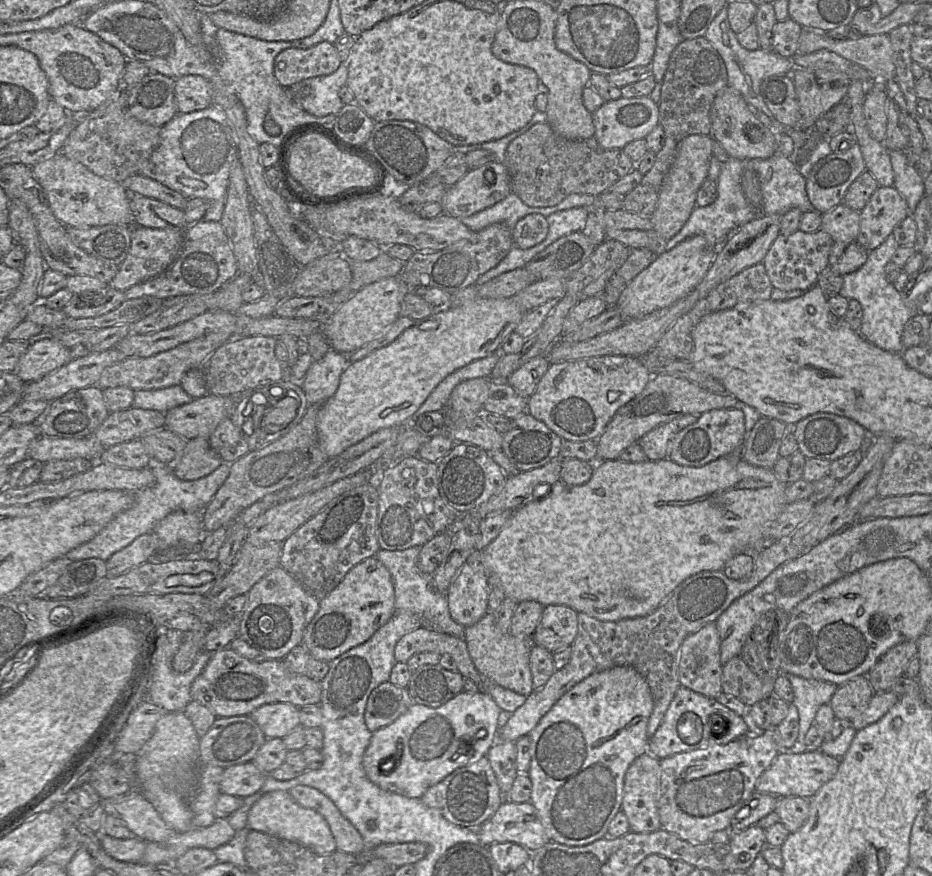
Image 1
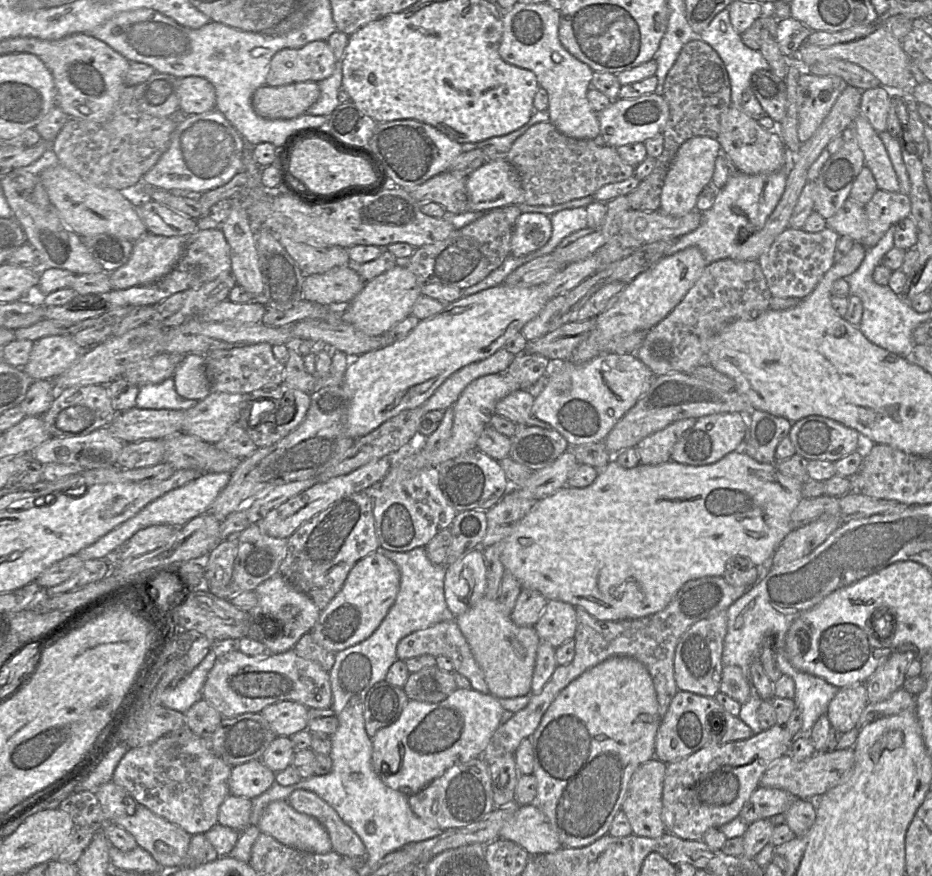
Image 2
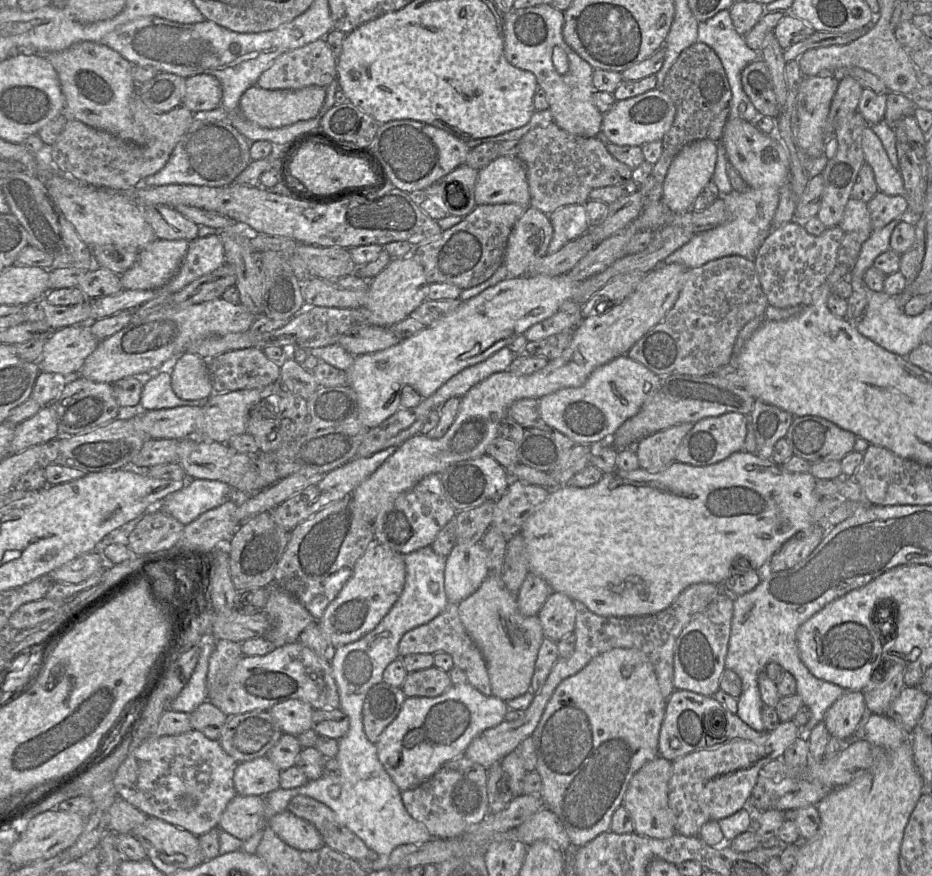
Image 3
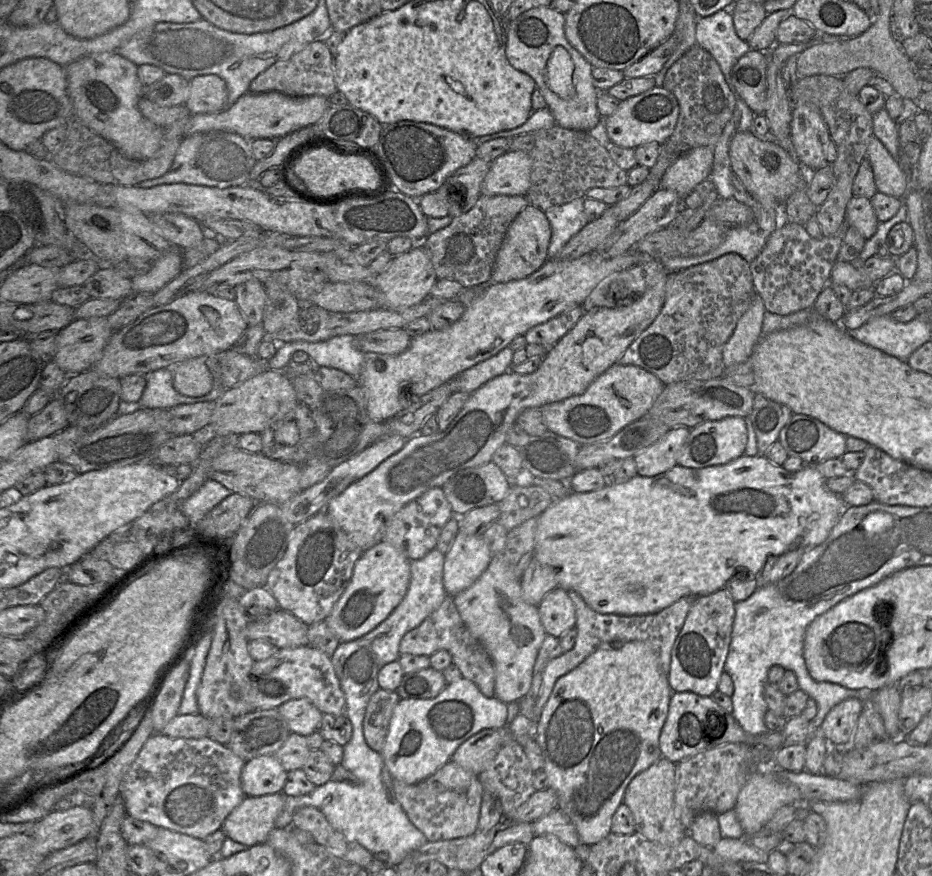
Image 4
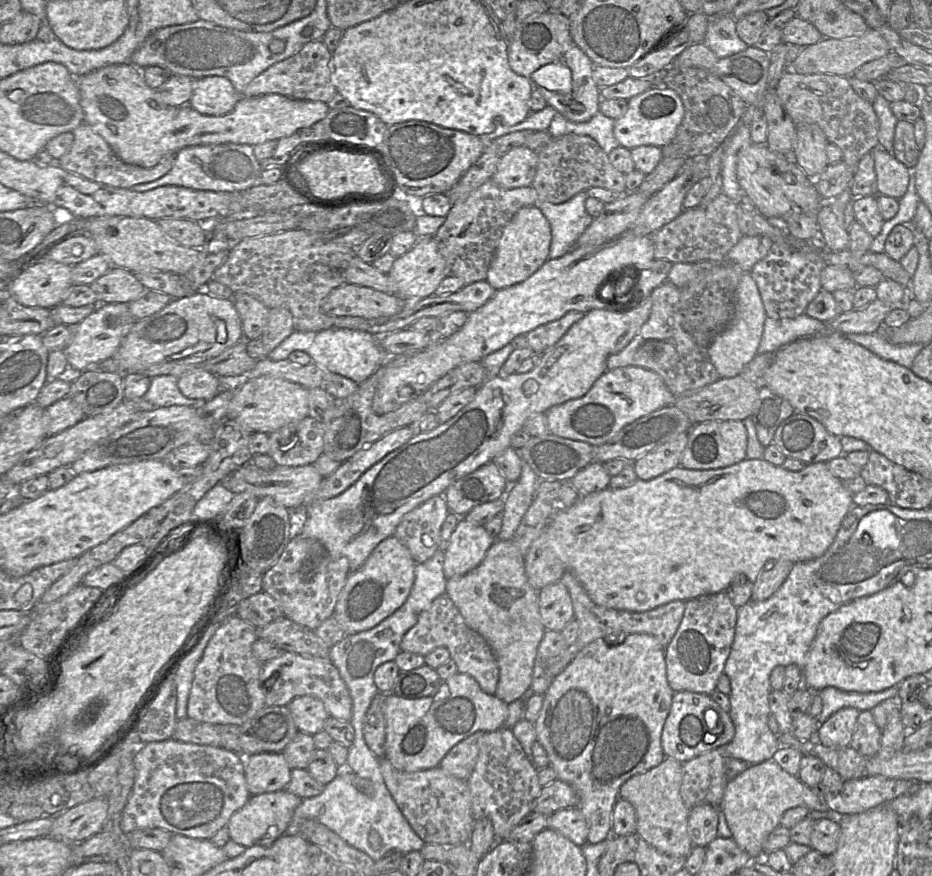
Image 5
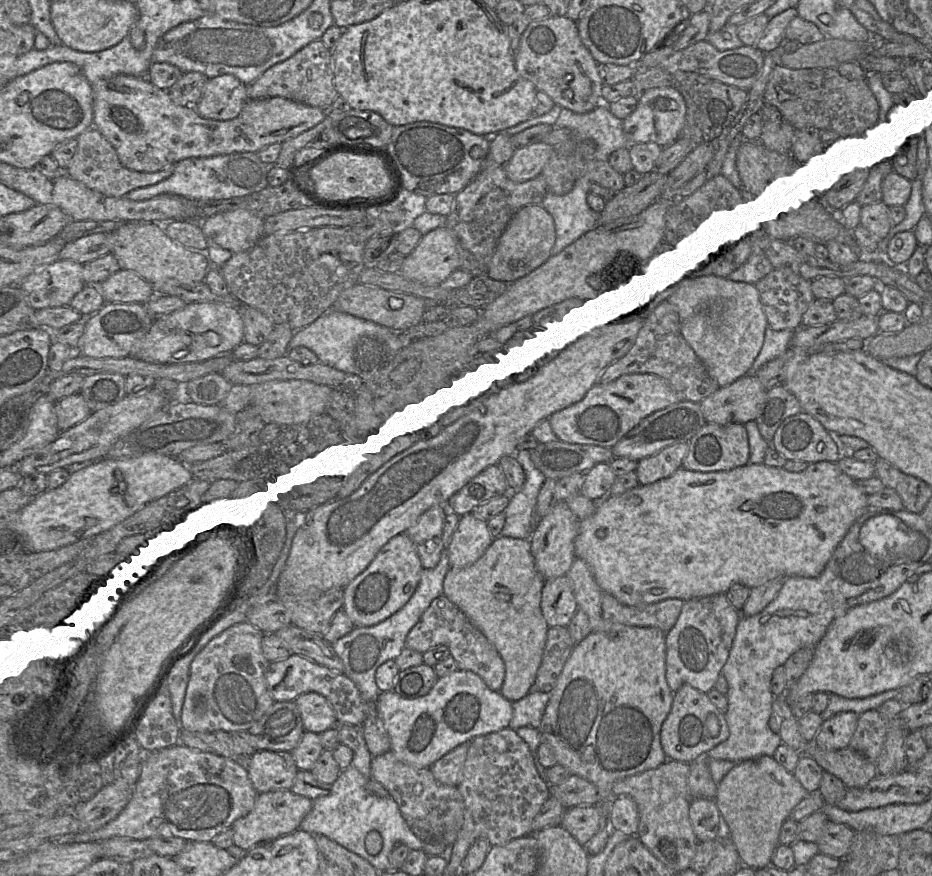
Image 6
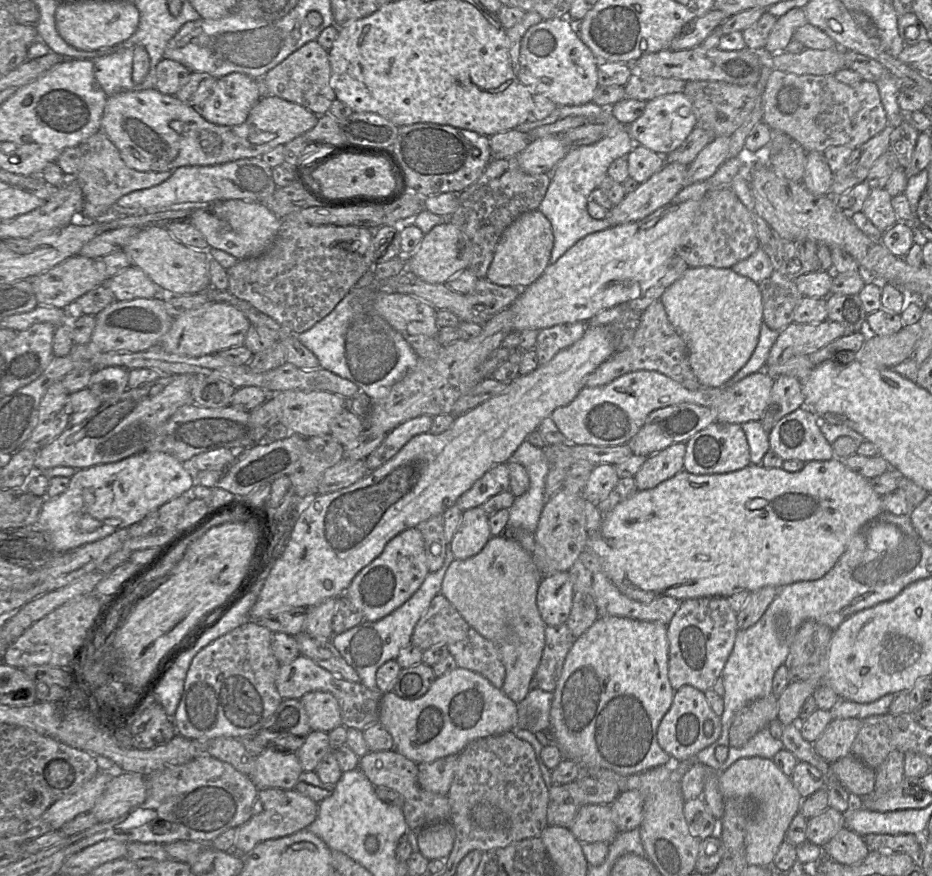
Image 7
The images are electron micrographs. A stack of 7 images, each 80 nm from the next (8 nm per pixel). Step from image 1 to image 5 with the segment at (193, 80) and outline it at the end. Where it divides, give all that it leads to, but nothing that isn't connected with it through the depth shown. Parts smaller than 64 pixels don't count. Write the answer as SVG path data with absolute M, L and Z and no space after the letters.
M207 76L195 80L187 105L203 115L222 116L231 112L242 97L228 78Z

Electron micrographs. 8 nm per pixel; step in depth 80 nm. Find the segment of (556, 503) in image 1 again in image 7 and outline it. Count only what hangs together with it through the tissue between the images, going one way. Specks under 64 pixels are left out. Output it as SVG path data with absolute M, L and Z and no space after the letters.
M838 458L806 462L799 472L788 472L782 468L766 468L761 464L749 464L743 469L722 474L696 475L682 469L652 489L638 490L604 515L600 529L589 535L586 550L598 556L606 576L623 595L631 600L649 603L663 596L673 597L680 601L704 597L728 598L742 591L755 592L765 586L782 588L796 582L822 578L845 552L852 537L874 522L882 512L881 496L872 489L869 480L849 469L843 460Z

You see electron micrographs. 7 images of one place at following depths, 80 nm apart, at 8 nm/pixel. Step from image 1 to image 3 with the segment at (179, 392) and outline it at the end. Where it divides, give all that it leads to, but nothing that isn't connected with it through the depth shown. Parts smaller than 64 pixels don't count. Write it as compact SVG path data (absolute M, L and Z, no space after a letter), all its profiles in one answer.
M171 370L142 378L143 388L139 405L146 410L158 410L181 406L203 407L208 398L183 400L176 396L171 387Z

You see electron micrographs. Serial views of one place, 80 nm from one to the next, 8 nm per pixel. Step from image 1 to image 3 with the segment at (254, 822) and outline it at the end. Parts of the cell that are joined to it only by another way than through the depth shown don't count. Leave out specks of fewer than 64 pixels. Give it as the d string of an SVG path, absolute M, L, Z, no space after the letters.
M288 809L272 816L267 825L293 848L314 851L326 845L320 832L311 822L294 815Z

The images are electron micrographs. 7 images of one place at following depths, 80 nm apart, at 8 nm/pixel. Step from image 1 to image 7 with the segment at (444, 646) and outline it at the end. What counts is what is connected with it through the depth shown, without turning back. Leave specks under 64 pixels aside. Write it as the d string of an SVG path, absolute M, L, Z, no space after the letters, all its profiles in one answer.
M441 593L432 599L427 611L417 622L411 643L422 651L436 644L446 645L449 654L453 656L458 667L482 675L496 688L501 689L503 687L505 666L500 659L497 646L469 626L450 601Z

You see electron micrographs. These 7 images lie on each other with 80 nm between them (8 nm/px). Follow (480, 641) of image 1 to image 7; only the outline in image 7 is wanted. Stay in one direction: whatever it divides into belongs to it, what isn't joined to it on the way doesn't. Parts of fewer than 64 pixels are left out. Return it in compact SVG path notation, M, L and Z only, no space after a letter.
M503 534L492 536L475 556L465 560L454 559L448 567L441 586L443 594L463 619L484 638L498 648L505 666L503 693L516 704L523 701L530 691L530 682L535 676L545 646L546 624L537 608L537 592L543 575L531 556L514 540Z

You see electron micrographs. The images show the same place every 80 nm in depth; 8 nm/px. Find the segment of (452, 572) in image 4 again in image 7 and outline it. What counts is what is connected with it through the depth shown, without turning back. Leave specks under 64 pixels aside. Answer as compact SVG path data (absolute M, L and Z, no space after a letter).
M482 507L463 511L451 541L451 549L455 559L468 559L484 548L492 537L488 518Z

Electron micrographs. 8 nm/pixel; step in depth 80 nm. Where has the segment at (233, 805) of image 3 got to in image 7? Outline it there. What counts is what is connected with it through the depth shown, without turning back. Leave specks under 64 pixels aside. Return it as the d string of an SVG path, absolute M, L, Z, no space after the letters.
M264 788L258 791L257 811L244 824L235 828L233 848L244 854L269 839L292 835L306 829L317 817L318 803L295 789Z

